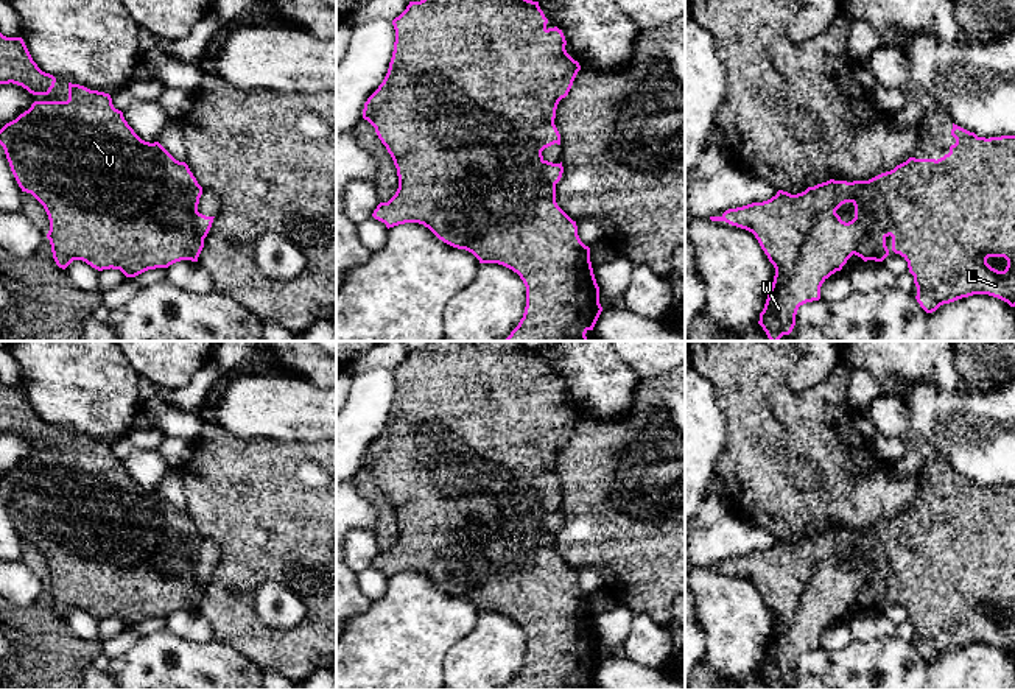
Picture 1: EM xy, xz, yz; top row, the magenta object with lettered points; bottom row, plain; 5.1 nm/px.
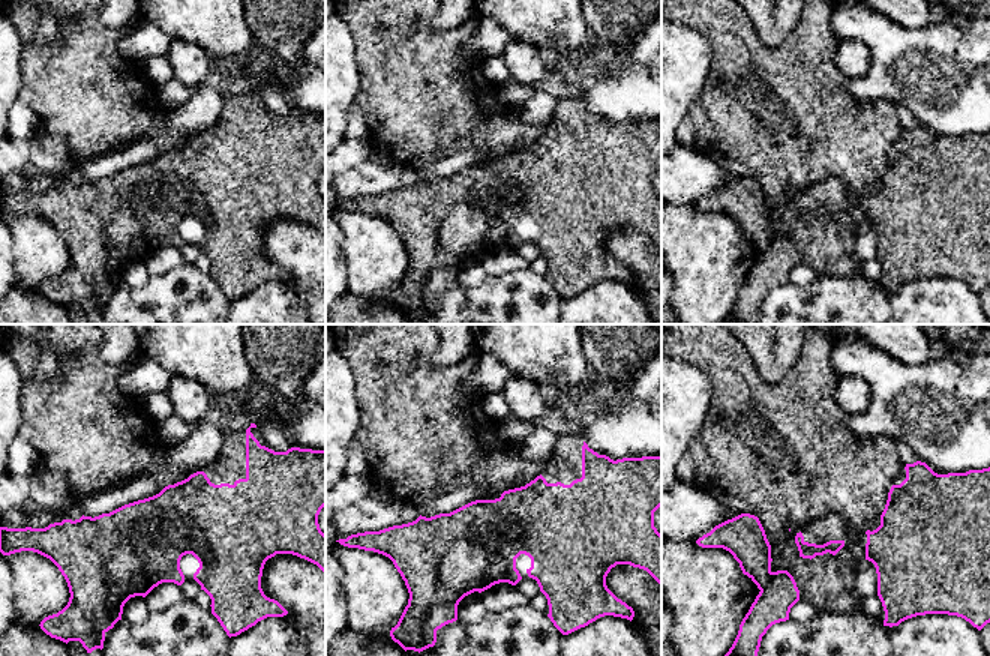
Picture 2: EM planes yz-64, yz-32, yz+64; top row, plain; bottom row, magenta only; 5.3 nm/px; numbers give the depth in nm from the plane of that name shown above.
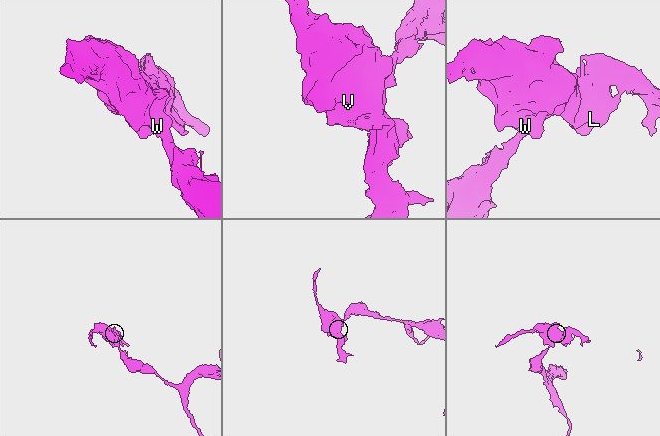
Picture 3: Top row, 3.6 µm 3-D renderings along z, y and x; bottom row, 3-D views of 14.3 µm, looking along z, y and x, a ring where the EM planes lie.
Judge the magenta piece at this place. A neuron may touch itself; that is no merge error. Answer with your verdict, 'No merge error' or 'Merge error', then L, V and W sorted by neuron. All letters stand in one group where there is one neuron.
Merge error. Groups: L V / W

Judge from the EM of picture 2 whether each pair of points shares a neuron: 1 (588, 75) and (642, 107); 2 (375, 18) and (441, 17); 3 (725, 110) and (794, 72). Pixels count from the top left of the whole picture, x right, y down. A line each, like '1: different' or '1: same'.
1: same
2: different
3: same

